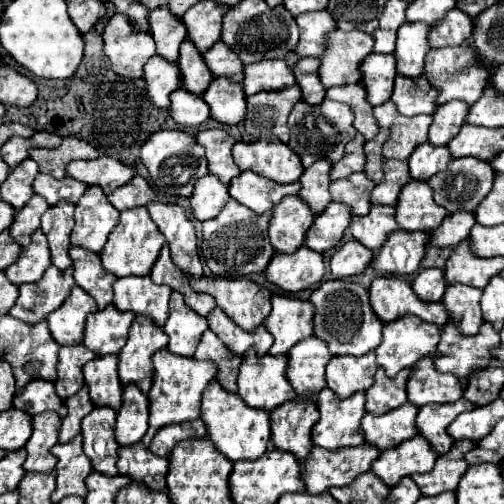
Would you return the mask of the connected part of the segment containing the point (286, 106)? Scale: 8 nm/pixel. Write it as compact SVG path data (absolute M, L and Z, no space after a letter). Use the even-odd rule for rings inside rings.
M290 86L280 92L260 92L248 96L248 110L244 120L244 130L256 140L266 136L276 136L284 144L290 140L290 130L286 126L288 114L296 102L300 102L300 86Z

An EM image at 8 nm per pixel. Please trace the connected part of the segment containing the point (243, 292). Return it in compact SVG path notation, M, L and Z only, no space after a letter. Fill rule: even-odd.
M190 278L198 292L214 296L216 304L244 330L254 330L270 314L272 292L248 278Z

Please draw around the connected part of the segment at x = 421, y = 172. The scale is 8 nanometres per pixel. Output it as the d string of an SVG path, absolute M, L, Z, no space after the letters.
M424 142L412 152L408 160L410 174L414 180L428 180L438 172L444 172L450 160L452 154L448 146L432 146L430 142Z

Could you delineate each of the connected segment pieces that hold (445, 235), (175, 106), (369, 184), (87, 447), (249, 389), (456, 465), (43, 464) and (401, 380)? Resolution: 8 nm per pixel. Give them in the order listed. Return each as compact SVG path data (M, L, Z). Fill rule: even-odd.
M458 210L456 214L448 214L444 218L444 224L436 230L432 230L430 246L456 246L458 242L466 240L470 234L470 228L476 224L476 214L468 210Z
M184 88L174 90L174 94L170 96L170 102L172 102L170 104L172 118L188 130L194 130L196 126L200 126L210 118L208 104L202 100L202 96L188 94L188 90Z
M364 172L352 174L350 178L336 180L330 184L332 200L348 204L352 208L352 216L366 216L370 212L370 194L376 182L370 180Z
M110 406L94 408L82 420L82 436L84 436L84 452L92 460L92 466L100 474L116 476L116 458L118 446L114 440L114 422L116 412Z
M248 350L240 366L238 376L238 394L252 408L274 410L280 402L296 398L284 370L288 366L288 356L258 356L254 350Z
M456 440L448 454L442 454L436 460L436 466L426 474L414 474L412 480L420 486L424 496L436 496L448 490L456 490L456 482L464 476L464 470L468 470L468 462L464 460L464 454L472 448L476 448L478 442L472 440Z
M36 414L32 418L32 436L26 442L28 458L24 462L26 472L42 472L48 474L56 466L56 456L52 456L50 448L58 442L62 418L58 414Z
M378 368L374 384L366 390L366 412L380 416L406 402L406 382L410 370L402 370L396 378L388 378L384 370Z

